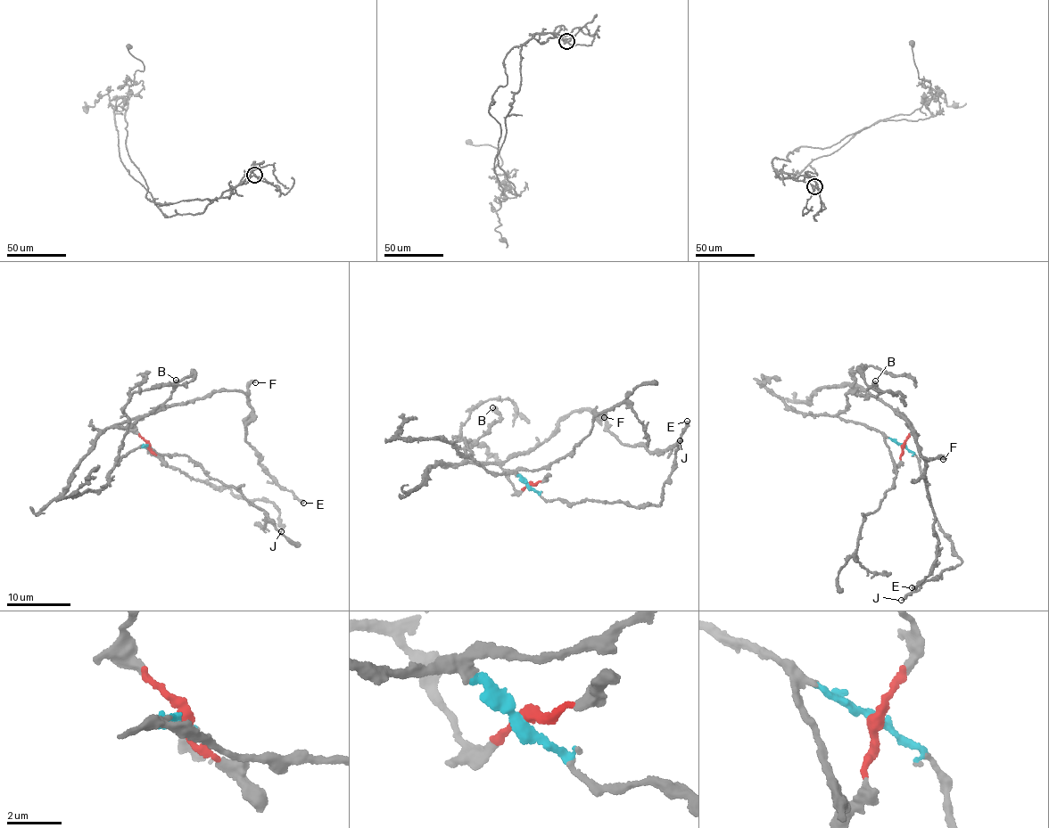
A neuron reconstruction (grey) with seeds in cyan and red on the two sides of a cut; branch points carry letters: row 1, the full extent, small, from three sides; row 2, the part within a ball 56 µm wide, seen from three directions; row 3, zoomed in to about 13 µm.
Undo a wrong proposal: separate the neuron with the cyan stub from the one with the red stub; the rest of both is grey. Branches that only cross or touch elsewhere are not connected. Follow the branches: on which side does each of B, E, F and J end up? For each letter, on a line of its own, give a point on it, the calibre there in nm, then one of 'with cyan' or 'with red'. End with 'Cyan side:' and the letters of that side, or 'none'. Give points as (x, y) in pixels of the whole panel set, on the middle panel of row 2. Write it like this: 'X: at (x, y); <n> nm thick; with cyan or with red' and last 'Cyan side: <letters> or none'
B: at (492, 407); 550 nm thick; with red
E: at (687, 421); 420 nm thick; with red
F: at (604, 417); 400 nm thick; with red
J: at (680, 440); 360 nm thick; with cyan
Cyan side: J

